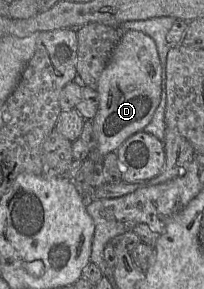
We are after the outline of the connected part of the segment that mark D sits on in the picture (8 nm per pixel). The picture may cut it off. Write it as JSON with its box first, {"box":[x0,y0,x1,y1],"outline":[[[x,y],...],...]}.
{"box":[92,31,162,156],"outline":[[[123,31],[96,87],[98,111],[92,119],[97,134],[97,150],[105,156],[116,150],[151,122],[162,94],[162,67],[155,41],[139,31]]]}

